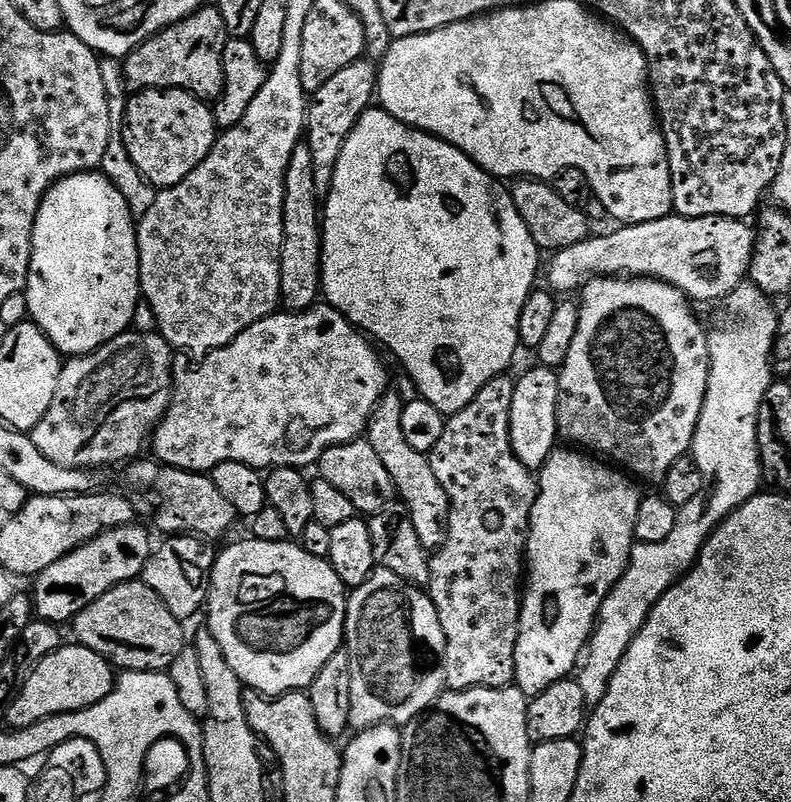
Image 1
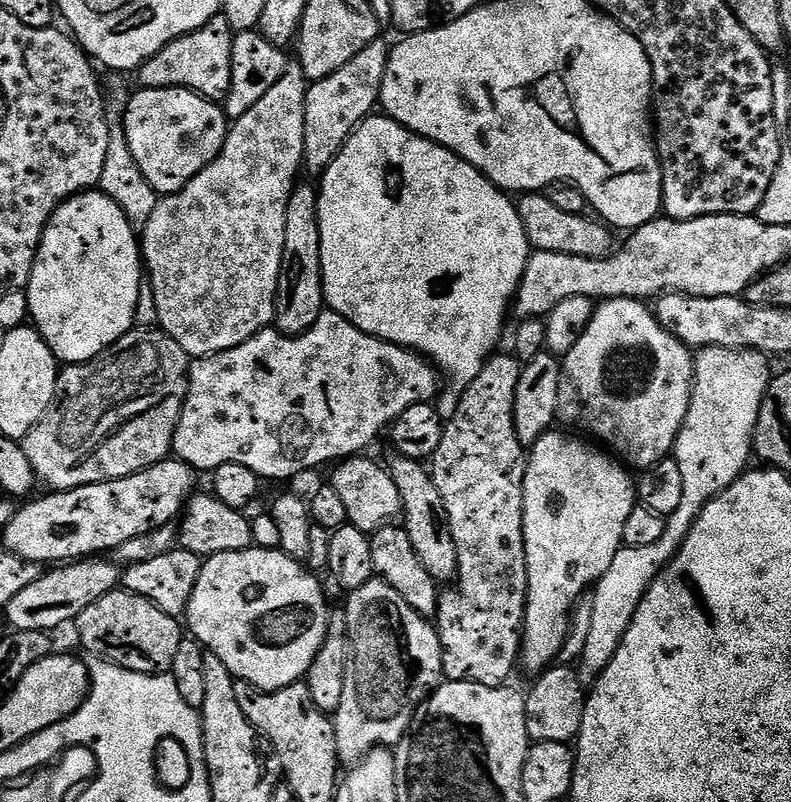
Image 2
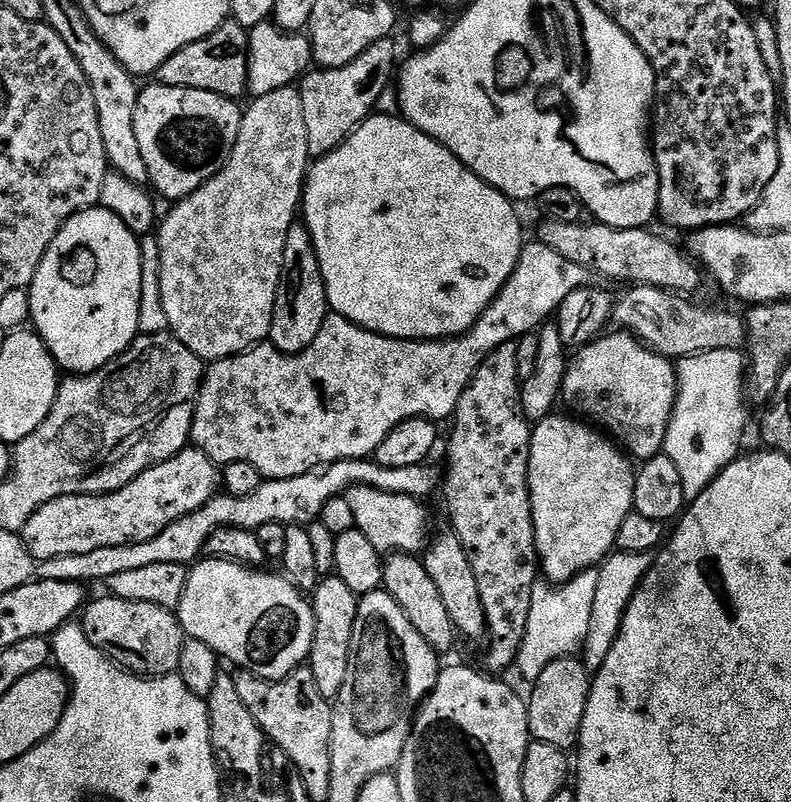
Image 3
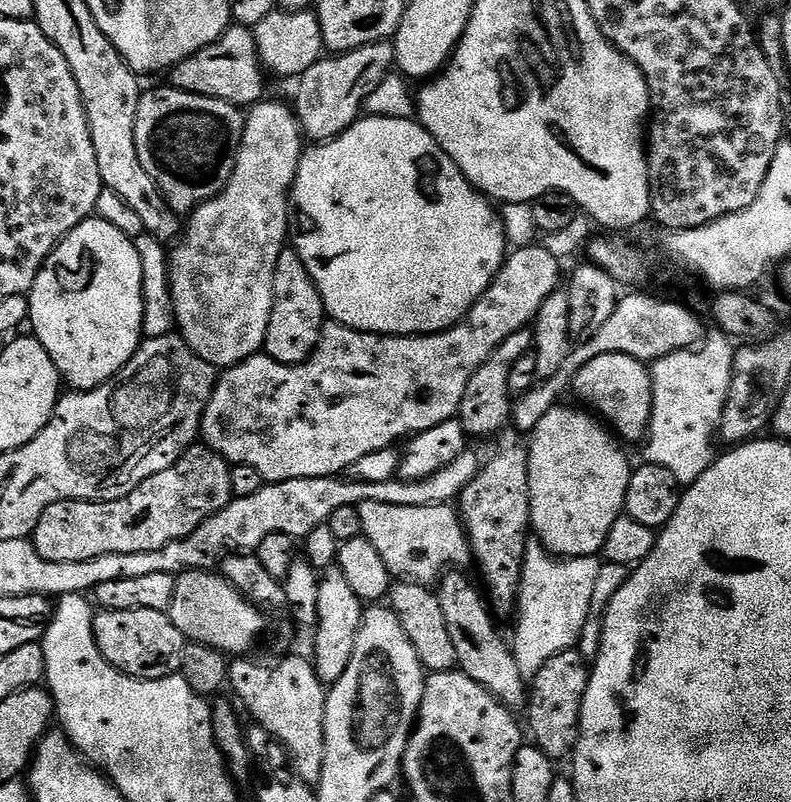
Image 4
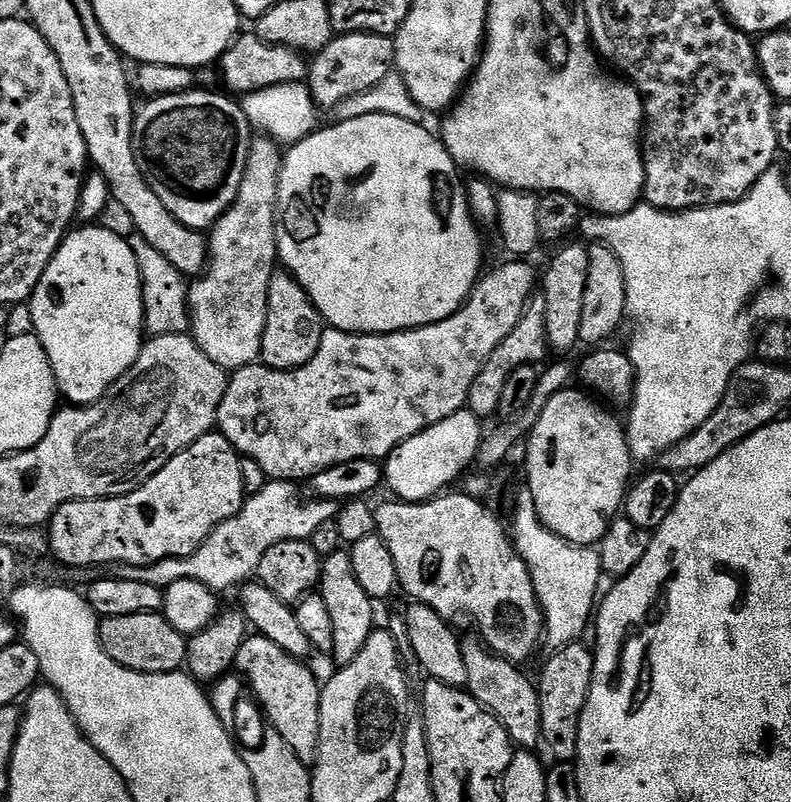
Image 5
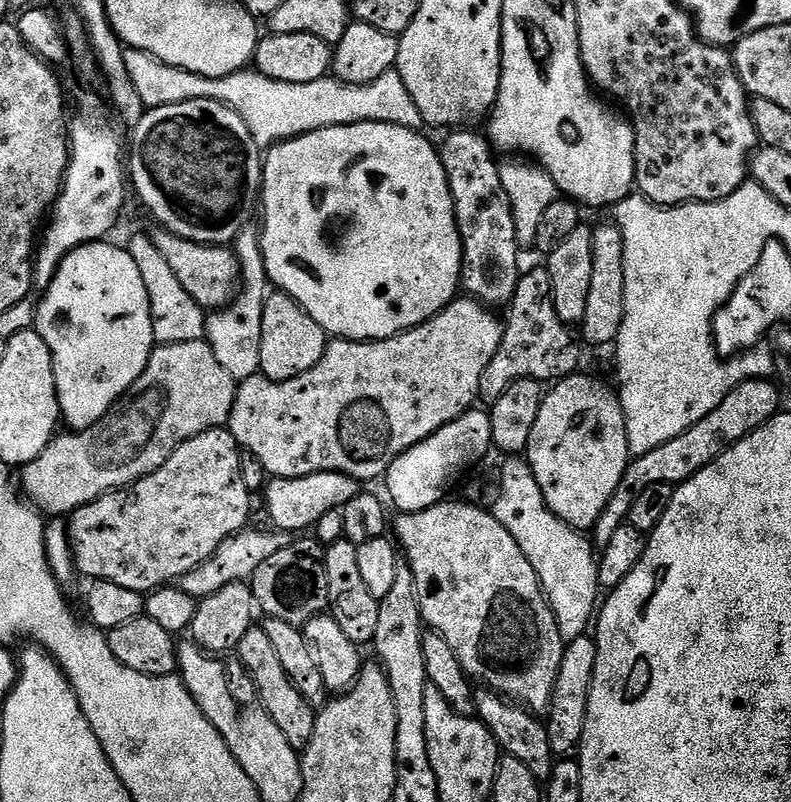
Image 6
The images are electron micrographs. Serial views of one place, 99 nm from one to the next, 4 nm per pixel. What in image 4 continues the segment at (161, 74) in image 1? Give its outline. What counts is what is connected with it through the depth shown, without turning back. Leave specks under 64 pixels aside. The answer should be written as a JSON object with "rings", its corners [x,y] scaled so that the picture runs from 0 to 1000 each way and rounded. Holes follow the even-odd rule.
{"rings":[[[295,29],[274,50],[265,52],[265,57],[240,67],[240,72],[235,72],[216,86],[215,95],[217,95],[216,108],[240,117],[276,122],[281,127],[297,130],[305,137],[330,128],[336,120],[334,116],[336,86],[329,79],[324,42],[320,36],[311,35],[306,30]]]}

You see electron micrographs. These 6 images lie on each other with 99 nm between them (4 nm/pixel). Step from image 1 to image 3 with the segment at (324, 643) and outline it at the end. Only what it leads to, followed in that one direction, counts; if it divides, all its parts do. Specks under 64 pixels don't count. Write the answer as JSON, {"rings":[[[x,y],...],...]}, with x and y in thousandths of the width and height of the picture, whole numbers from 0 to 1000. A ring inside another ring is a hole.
{"rings":[[[272,696],[244,702],[225,772],[241,797],[260,800],[279,824],[290,823],[336,849],[355,848],[388,824],[397,800],[397,766],[391,744],[367,731],[358,716],[334,712]]]}

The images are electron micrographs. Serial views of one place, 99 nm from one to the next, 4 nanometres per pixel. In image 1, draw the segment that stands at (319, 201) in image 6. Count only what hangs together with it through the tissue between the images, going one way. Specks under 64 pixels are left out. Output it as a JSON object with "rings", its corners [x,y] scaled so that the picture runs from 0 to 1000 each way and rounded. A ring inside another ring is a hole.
{"rings":[[[479,132],[466,133],[458,147],[453,147],[442,172],[437,172],[437,182],[432,182],[432,192],[427,192],[420,231],[407,254],[407,369],[477,430],[487,429],[501,443],[502,451],[516,463],[522,481],[531,488],[527,489],[530,498],[544,501],[544,506],[549,506],[549,511],[558,514],[563,521],[589,511],[589,506],[604,496],[604,486],[609,486],[614,476],[638,468],[652,438],[659,438],[655,397],[660,397],[660,382],[665,382],[665,372],[679,358],[678,338],[685,334],[683,319],[685,310],[678,305],[675,297],[670,297],[670,287],[665,277],[660,277],[655,257],[650,257],[646,238],[628,221],[604,208],[589,191],[569,182],[569,177],[545,170],[542,165],[531,165],[517,155],[509,155]]]}

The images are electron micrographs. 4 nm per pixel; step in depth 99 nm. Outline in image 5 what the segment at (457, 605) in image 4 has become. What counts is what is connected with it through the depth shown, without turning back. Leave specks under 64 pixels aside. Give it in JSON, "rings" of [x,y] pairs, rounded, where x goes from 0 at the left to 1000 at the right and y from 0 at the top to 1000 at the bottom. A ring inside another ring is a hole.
{"rings":[[[601,792],[587,793],[582,799],[584,820],[589,820],[589,862],[603,873],[640,910],[649,929],[657,935],[673,935],[684,926],[685,915],[685,875],[683,859],[670,844],[662,839],[661,832],[646,828],[618,813],[611,798]]]}

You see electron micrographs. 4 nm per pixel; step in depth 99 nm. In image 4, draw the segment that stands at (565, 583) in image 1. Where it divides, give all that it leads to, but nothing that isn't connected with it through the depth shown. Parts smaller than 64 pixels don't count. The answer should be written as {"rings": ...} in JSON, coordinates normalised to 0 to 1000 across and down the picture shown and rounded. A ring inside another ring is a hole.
{"rings":[[[712,506],[698,509],[695,516],[690,516],[690,521],[685,521],[685,526],[680,526],[671,539],[666,555],[673,642],[670,658],[692,688],[709,696],[762,690],[771,656],[776,656],[779,647],[789,638],[791,611],[802,587],[800,580],[794,580],[793,566],[784,560],[785,550],[752,517],[738,514]]]}

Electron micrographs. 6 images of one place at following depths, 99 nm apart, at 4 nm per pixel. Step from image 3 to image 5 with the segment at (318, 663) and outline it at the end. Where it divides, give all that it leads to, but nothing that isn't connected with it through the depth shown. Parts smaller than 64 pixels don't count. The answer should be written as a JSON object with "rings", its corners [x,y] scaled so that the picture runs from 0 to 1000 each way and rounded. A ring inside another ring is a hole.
{"rings":[[[431,686],[408,695],[402,742],[407,746],[407,751],[412,751],[422,779],[418,822],[425,822],[426,829],[430,830],[448,825],[448,820],[453,820],[453,814],[458,812],[458,805],[463,805],[463,796],[468,796],[468,791],[477,782],[477,754],[453,727],[453,721],[448,716],[448,706],[442,702],[442,687]]]}

